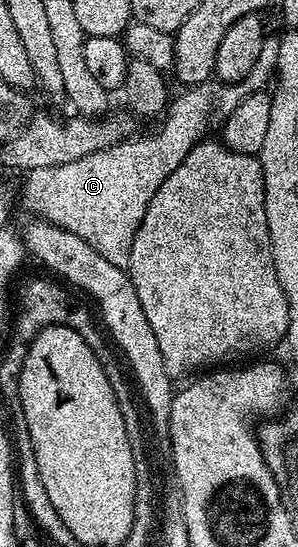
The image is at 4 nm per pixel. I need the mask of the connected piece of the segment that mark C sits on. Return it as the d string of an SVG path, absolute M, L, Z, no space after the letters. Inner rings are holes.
M277 36L266 37L252 82L250 79L239 83L211 81L187 86L183 90L186 92L167 106L161 120L162 131L139 134L115 147L80 157L80 161L68 161L68 165L52 165L29 172L22 187L22 199L31 211L29 214L60 225L76 233L76 237L84 237L100 257L112 261L117 267L129 268L136 229L140 229L140 221L144 221L144 213L152 197L156 197L156 189L168 181L172 169L192 153L194 146L207 138L209 131L206 130L213 115L218 121L226 119L244 97L254 90L265 90L273 82L278 68L279 43Z

